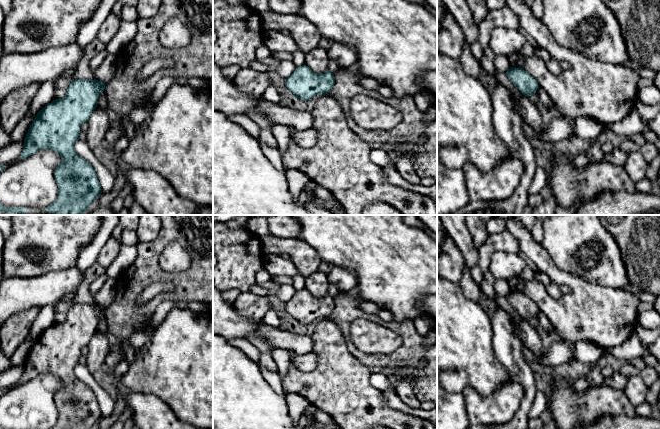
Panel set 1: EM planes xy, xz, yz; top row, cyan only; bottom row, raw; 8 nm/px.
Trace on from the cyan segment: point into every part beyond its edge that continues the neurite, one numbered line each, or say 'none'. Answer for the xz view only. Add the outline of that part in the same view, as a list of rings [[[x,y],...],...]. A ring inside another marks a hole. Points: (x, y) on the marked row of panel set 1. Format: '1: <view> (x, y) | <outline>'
none

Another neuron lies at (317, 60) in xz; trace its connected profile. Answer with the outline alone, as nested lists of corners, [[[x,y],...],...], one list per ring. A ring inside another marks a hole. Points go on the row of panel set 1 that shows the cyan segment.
[[[316,47],[305,54],[305,65],[314,73],[324,73],[328,70],[328,50]]]

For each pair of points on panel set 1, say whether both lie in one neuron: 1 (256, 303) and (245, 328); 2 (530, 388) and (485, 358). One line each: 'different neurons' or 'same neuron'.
1: different neurons
2: different neurons

